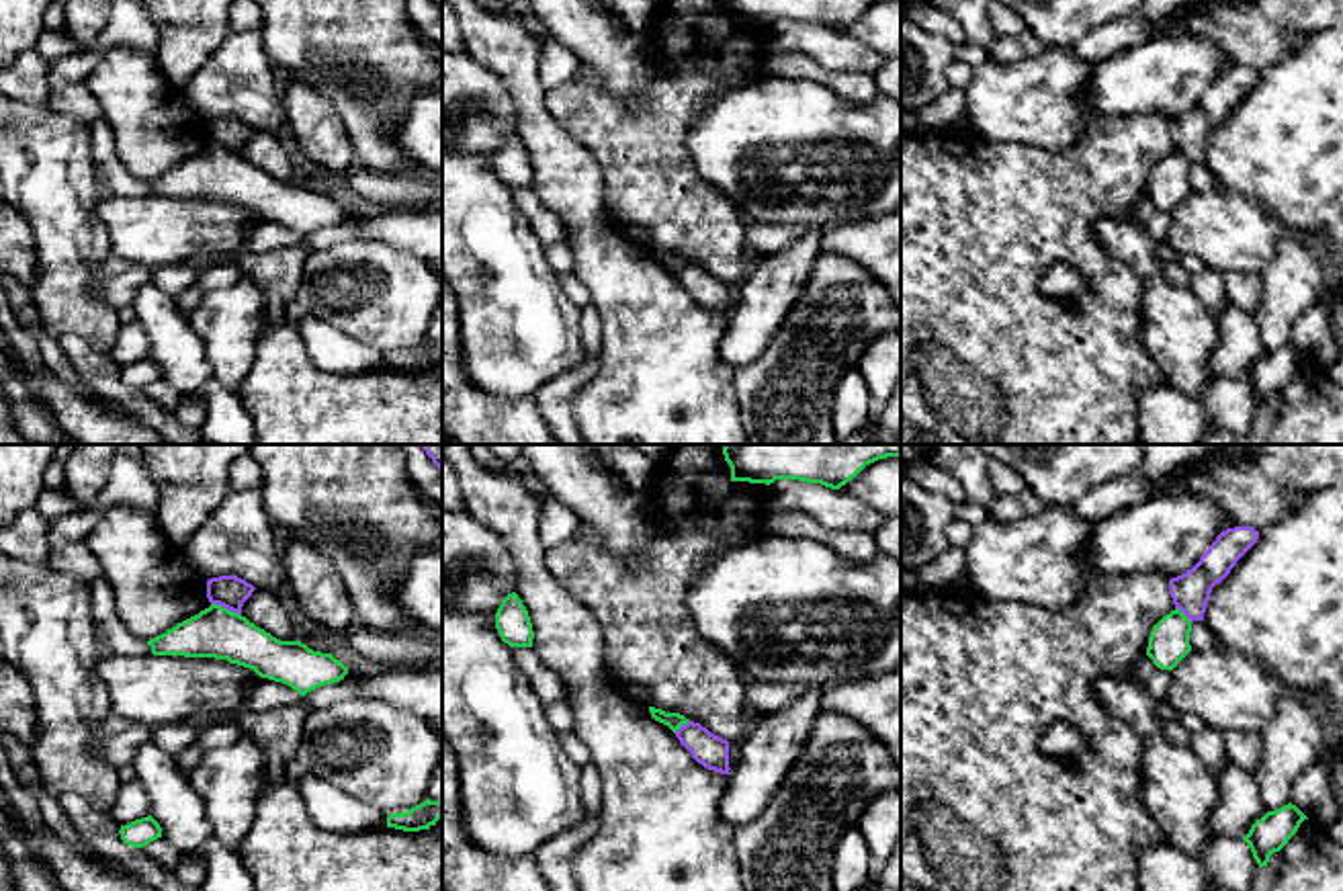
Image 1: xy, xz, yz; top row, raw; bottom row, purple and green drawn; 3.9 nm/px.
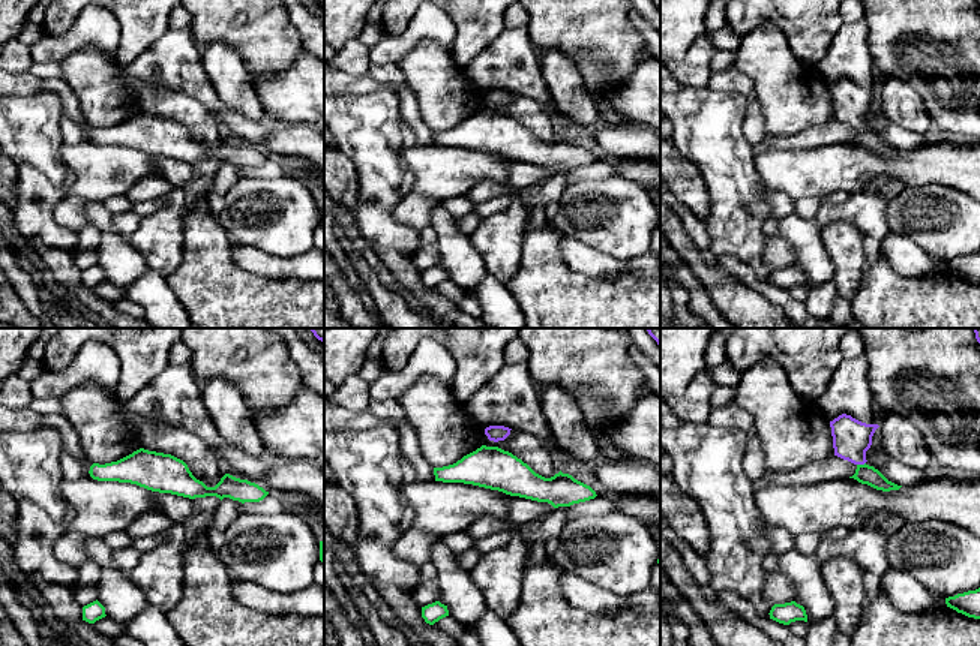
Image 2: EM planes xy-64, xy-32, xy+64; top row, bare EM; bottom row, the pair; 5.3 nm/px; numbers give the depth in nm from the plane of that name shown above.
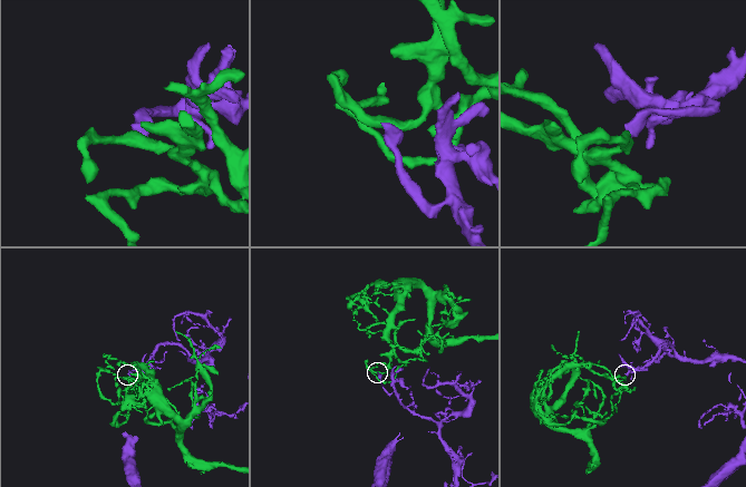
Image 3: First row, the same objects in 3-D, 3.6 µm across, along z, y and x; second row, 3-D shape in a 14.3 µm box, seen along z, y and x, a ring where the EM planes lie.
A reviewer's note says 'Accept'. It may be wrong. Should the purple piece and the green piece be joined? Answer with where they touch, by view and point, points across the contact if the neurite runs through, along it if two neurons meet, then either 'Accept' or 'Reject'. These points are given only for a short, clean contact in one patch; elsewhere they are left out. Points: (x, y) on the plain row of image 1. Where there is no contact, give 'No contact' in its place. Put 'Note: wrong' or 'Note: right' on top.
Note: wrong
Touches purple at xy (226, 148). Boundary: xy (211, 144), (240, 156). Reject

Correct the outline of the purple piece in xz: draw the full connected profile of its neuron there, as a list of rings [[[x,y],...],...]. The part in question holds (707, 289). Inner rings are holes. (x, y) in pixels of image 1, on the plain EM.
[[[688,262],[676,272],[680,285],[708,311],[729,315],[729,283],[710,274],[700,264]]]

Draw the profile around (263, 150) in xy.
[[[256,129],[244,143],[242,158],[280,182],[299,178],[299,168],[293,166],[289,152],[270,131]]]

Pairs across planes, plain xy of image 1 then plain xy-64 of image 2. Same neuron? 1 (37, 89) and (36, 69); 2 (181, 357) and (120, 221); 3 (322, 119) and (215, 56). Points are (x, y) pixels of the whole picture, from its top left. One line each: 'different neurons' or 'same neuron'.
1: different neurons
2: different neurons
3: same neuron

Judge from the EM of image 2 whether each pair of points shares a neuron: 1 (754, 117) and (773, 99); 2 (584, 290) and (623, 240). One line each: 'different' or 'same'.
1: different
2: different

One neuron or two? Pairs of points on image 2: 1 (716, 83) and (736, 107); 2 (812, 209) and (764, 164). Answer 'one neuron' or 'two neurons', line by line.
1: two neurons
2: two neurons

